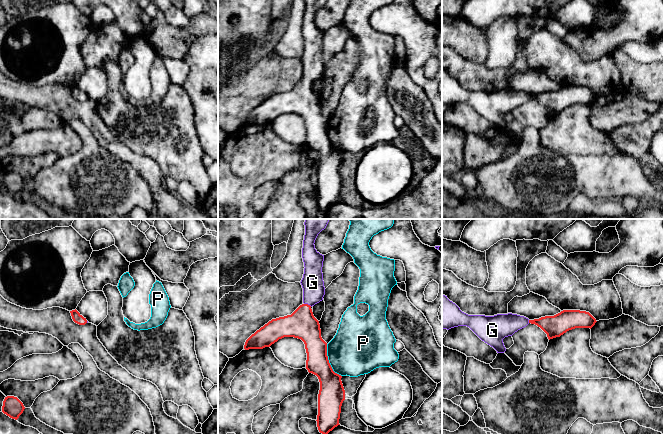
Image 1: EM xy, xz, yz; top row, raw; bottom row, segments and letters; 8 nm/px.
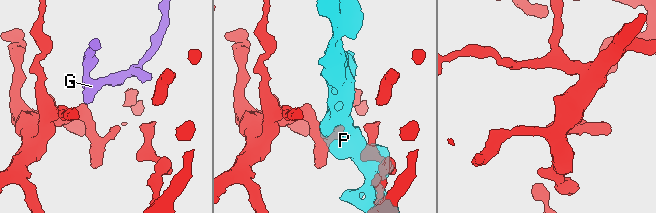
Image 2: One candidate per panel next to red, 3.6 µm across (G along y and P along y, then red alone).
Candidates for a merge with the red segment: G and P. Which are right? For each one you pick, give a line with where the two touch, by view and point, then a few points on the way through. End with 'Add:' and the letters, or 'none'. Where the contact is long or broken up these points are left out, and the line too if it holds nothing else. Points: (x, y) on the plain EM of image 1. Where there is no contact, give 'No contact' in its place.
G: Touches red at xz (307, 80). Path across: xz (301, 100), (307, 80), (312, 71), (312, 58)
Add: G

